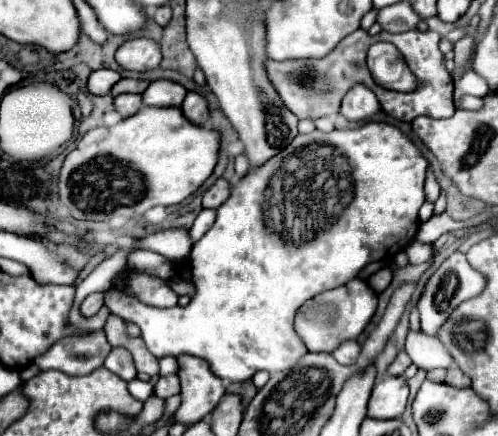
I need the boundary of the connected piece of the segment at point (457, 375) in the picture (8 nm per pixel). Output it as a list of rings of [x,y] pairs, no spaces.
[[[450,368],[450,378],[445,378],[445,382],[458,388],[467,388],[471,385],[471,380],[459,368]]]

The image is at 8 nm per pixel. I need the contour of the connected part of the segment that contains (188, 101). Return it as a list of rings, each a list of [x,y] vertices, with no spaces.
[[[190,91],[180,109],[182,109],[184,117],[194,125],[204,125],[208,119],[208,103],[198,93]]]

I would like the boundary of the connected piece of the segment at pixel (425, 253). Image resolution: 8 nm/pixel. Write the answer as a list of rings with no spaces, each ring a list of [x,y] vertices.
[[[414,241],[408,249],[406,249],[406,255],[408,255],[408,263],[410,265],[418,265],[428,261],[432,257],[432,245],[422,245],[418,241]]]

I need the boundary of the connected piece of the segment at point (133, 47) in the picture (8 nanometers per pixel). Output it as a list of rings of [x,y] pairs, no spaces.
[[[144,37],[130,39],[118,47],[116,61],[126,71],[136,71],[136,73],[152,71],[160,67],[160,47],[152,39]]]

